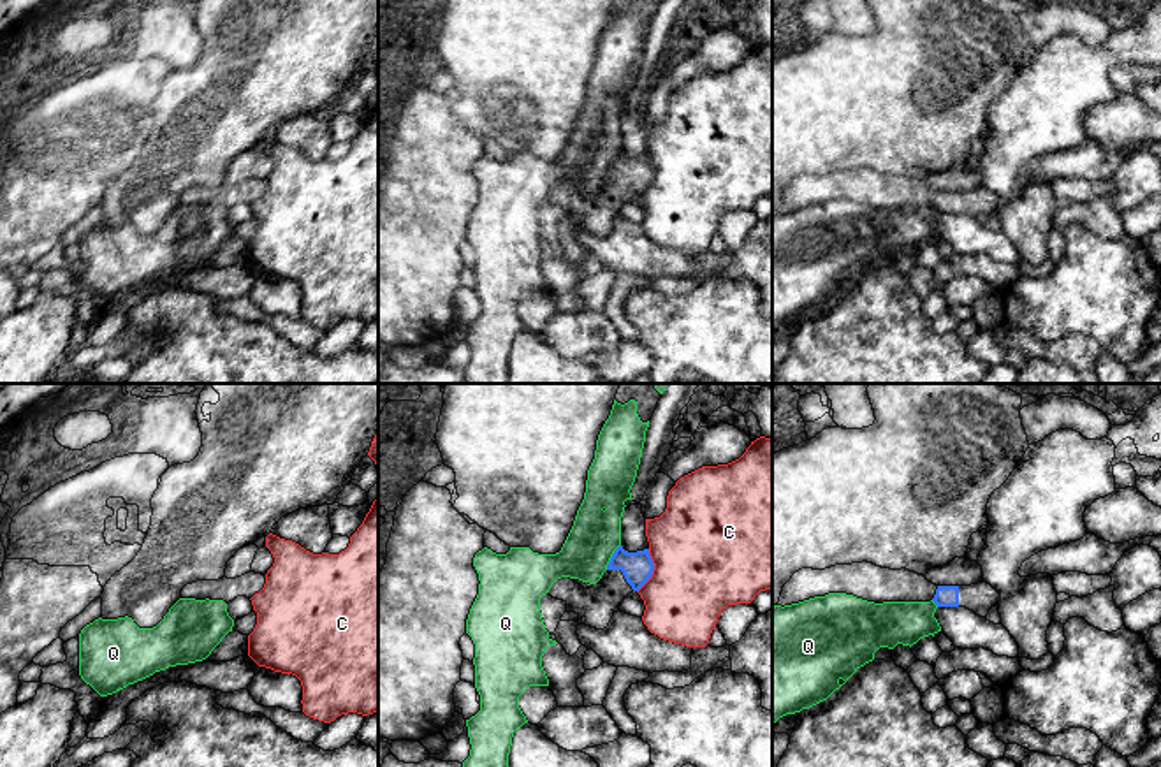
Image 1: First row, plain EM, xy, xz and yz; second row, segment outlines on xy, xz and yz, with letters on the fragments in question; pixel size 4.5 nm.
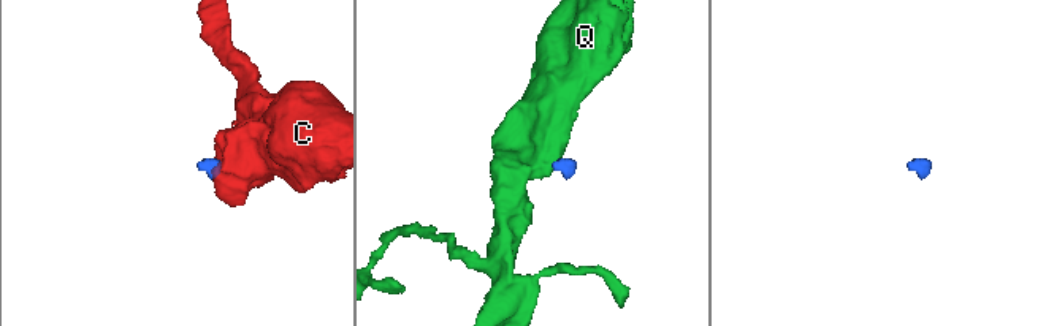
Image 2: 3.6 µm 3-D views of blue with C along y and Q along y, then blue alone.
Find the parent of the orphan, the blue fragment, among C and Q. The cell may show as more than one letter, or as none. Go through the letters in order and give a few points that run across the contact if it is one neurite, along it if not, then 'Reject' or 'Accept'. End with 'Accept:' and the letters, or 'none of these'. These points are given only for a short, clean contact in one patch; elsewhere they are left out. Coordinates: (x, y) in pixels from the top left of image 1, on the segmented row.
C: Line: xz (649, 549), (653, 574), (637, 591). Reject
Q: Line: xz (620, 544), (606, 569). Reject
Accept: none of these

